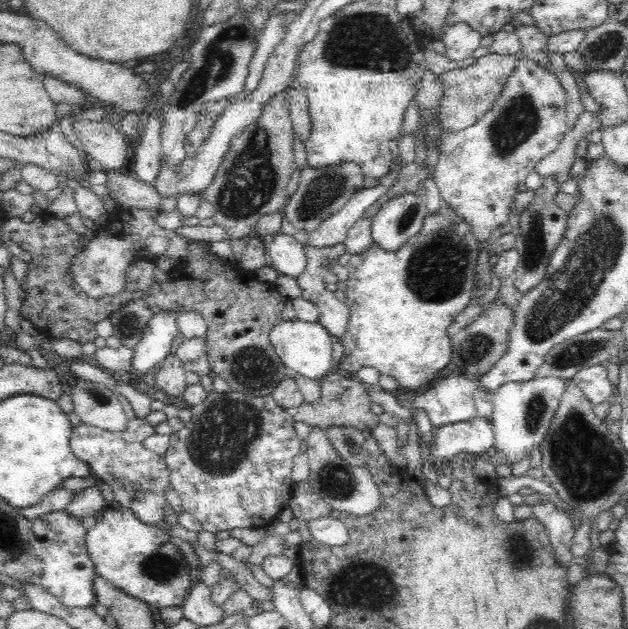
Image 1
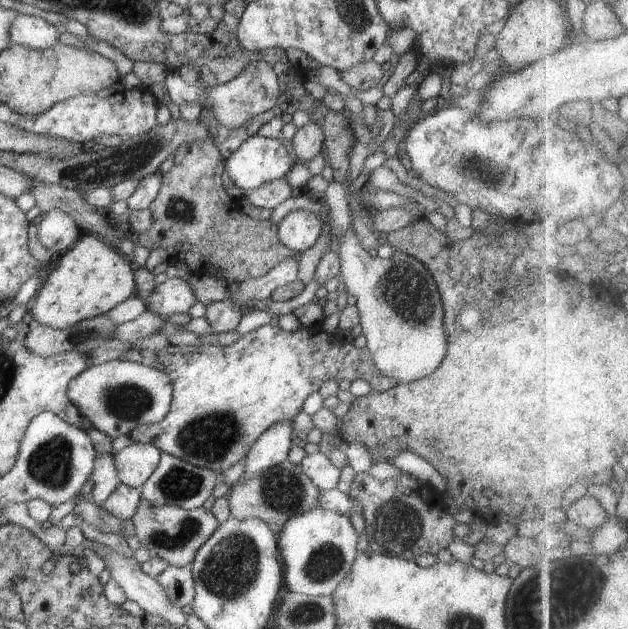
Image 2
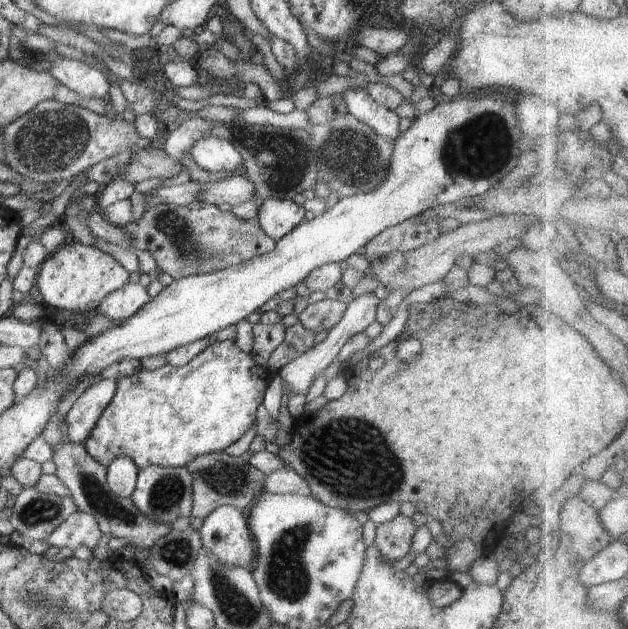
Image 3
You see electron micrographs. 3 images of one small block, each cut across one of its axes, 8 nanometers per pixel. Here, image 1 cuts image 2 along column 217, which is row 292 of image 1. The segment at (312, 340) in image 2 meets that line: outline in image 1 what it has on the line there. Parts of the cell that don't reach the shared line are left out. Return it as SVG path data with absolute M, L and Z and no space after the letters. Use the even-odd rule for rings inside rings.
M451 206L428 214L422 228L397 252L386 252L378 244L361 254L346 252L338 257L349 273L345 282L345 303L350 310L346 332L340 339L344 353L339 363L339 372L351 375L364 366L376 368L379 374L396 379L400 387L411 392L419 392L424 386L430 388L441 370L452 360L452 339L446 335L446 328L473 298L475 287L476 260L479 256L479 243L474 239L468 224L456 214Z

